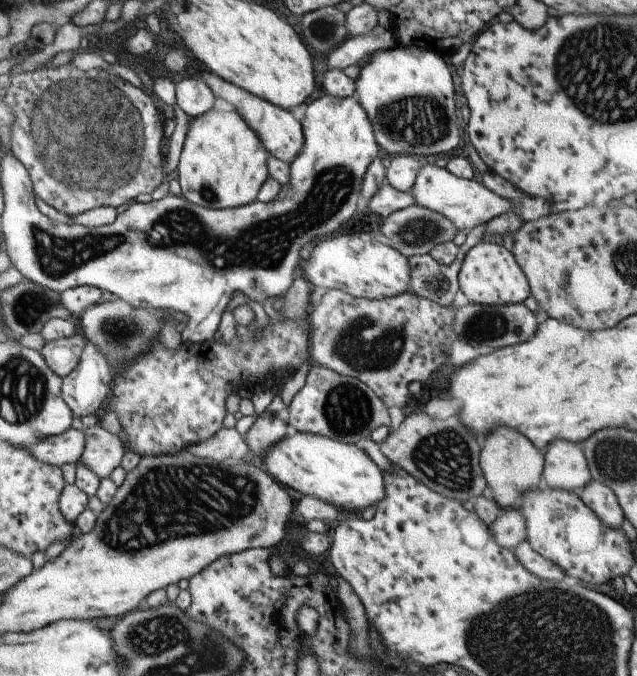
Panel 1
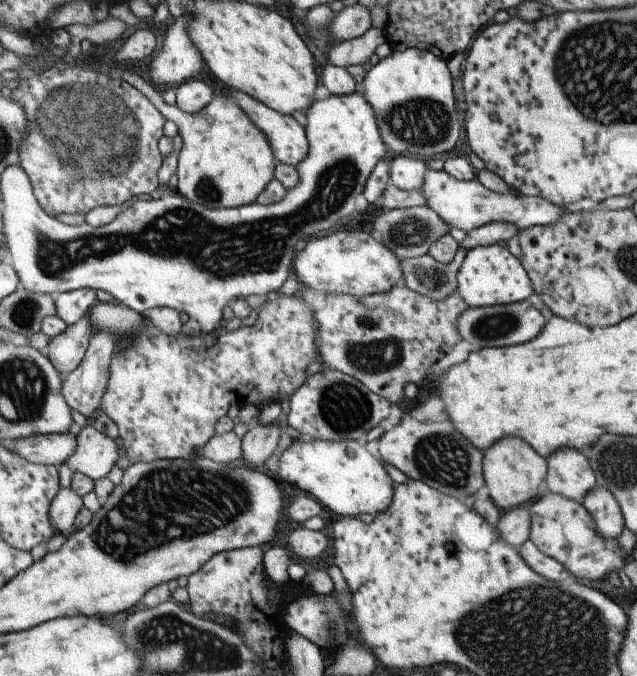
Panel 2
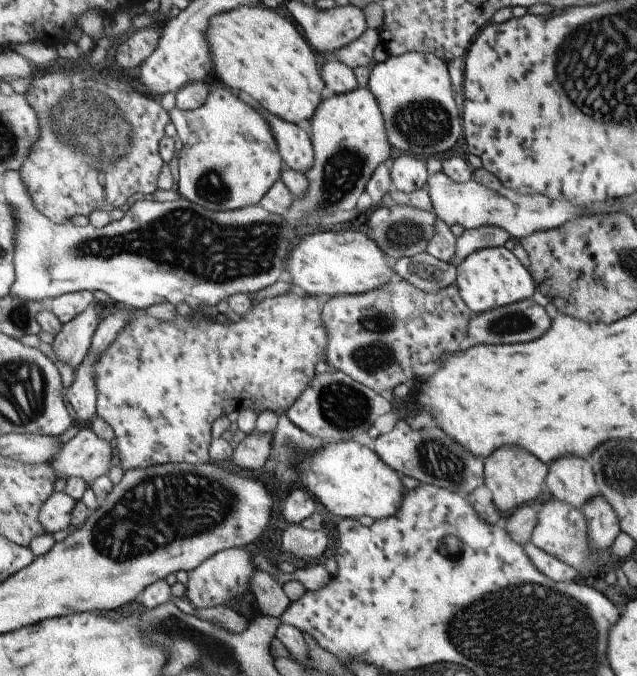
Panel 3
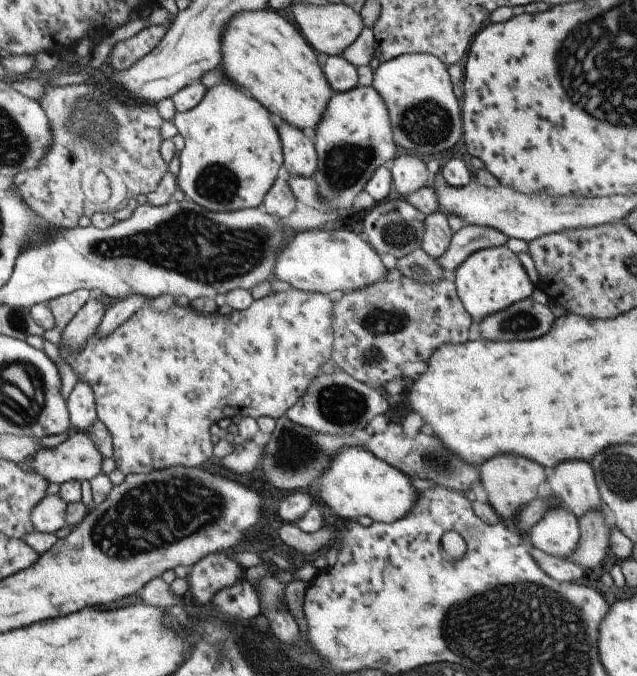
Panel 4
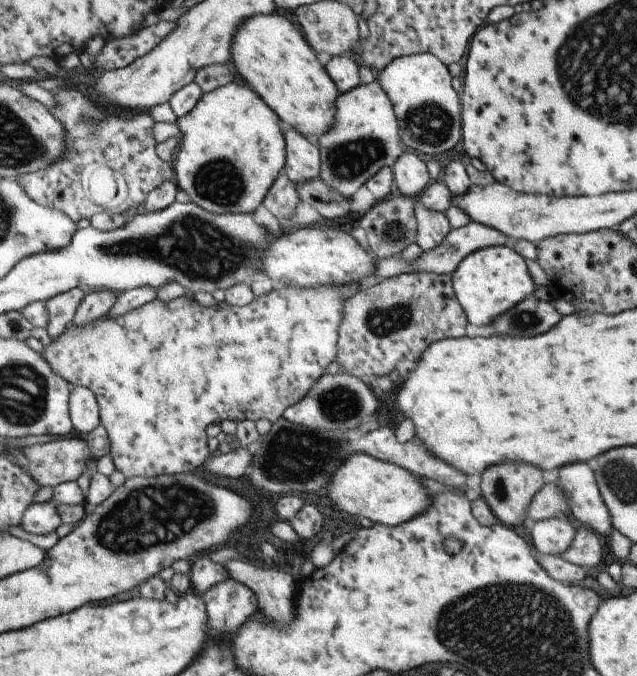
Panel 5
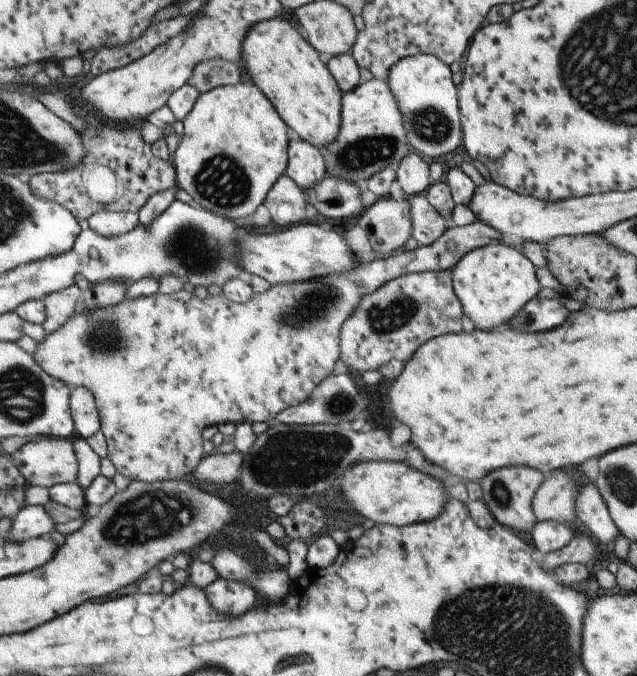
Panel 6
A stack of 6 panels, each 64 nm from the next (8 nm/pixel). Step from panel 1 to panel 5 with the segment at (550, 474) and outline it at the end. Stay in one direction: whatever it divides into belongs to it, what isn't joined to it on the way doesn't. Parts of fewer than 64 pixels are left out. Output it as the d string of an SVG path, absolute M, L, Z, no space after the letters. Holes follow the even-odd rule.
M571 463L558 470L557 482L564 490L576 521L589 525L609 540L612 518L599 492L595 473L586 463Z

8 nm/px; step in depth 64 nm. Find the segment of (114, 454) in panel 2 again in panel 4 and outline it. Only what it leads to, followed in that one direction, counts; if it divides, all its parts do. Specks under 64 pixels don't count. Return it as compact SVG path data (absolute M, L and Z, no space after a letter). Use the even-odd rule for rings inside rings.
M77 430L56 447L41 449L31 466L50 483L61 486L69 481L91 482L104 472L103 459L99 446L87 431Z

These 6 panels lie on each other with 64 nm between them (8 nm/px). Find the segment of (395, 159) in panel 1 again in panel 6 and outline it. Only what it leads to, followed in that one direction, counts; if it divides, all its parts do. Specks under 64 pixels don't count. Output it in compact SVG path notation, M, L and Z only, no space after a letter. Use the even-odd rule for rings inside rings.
M415 152L408 154L395 169L396 180L409 198L425 194L434 183L431 182L429 164Z

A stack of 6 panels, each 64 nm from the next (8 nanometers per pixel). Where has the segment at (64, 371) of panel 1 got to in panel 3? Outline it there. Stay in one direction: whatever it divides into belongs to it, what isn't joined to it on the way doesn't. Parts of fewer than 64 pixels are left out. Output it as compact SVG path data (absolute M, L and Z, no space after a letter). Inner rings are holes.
M93 304L73 321L63 325L52 344L52 350L57 360L71 366L74 370L78 368L85 360L95 331L101 322L99 312L99 306Z

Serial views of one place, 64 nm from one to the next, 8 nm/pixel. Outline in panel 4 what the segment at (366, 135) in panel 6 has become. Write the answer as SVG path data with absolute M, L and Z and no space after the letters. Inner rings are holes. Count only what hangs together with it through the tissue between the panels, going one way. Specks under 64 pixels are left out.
M372 84L344 93L336 92L325 109L322 121L316 126L315 134L319 162L314 177L320 196L338 212L351 213L355 198L366 190L375 171L383 165L391 166L399 154L390 110Z

